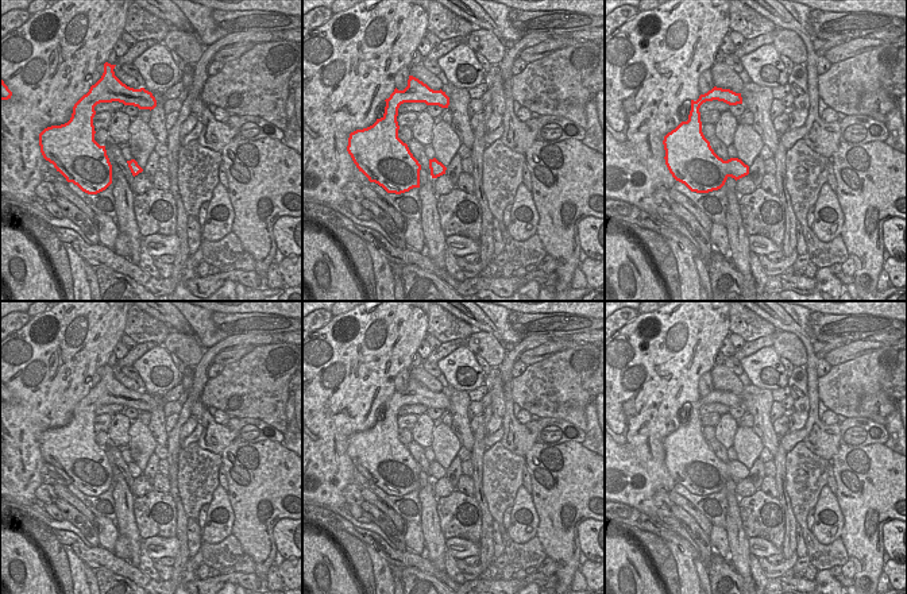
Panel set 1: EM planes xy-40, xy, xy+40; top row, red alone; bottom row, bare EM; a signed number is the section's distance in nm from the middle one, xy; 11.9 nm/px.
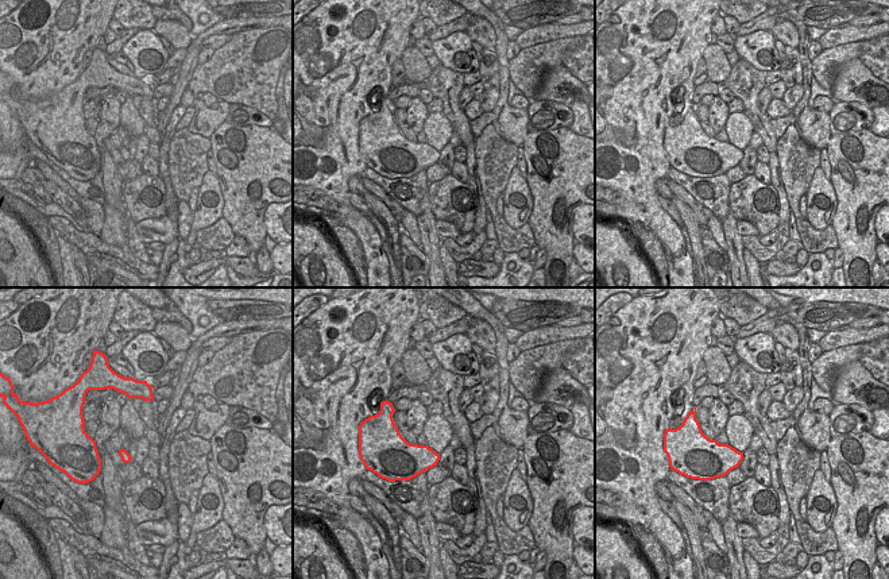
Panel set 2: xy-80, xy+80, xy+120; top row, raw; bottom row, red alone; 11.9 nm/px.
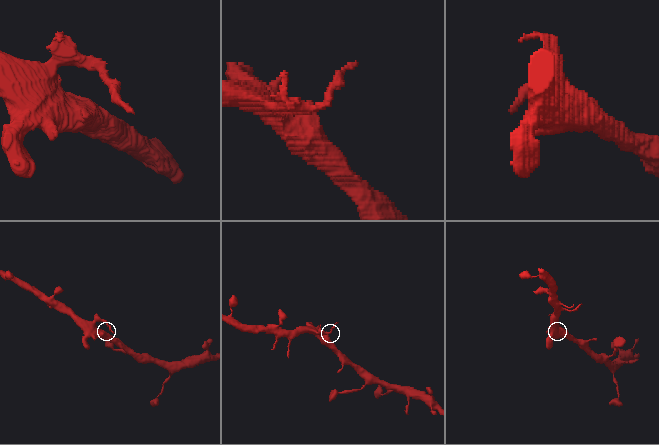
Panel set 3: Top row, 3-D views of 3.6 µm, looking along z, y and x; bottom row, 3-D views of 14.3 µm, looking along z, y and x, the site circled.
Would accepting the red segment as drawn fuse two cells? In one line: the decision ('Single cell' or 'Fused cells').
Fused cells.

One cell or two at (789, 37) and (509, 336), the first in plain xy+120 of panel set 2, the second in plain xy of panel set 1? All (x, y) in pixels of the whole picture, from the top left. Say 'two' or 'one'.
two

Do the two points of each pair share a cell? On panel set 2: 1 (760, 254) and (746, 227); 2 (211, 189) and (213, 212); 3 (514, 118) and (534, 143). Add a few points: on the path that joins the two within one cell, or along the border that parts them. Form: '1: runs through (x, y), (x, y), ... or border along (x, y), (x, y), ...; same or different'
1: border along (742, 235), (757, 236); different
2: runs through (217, 193), (217, 205); same
3: border along (528, 131), (521, 146); different

